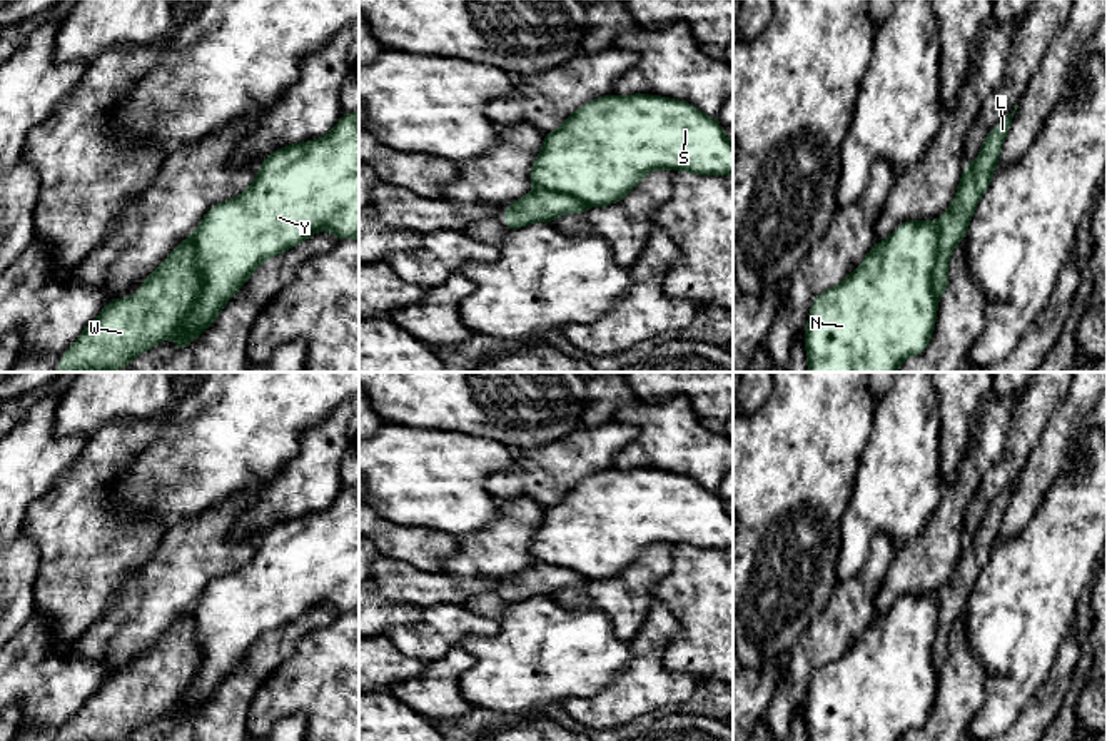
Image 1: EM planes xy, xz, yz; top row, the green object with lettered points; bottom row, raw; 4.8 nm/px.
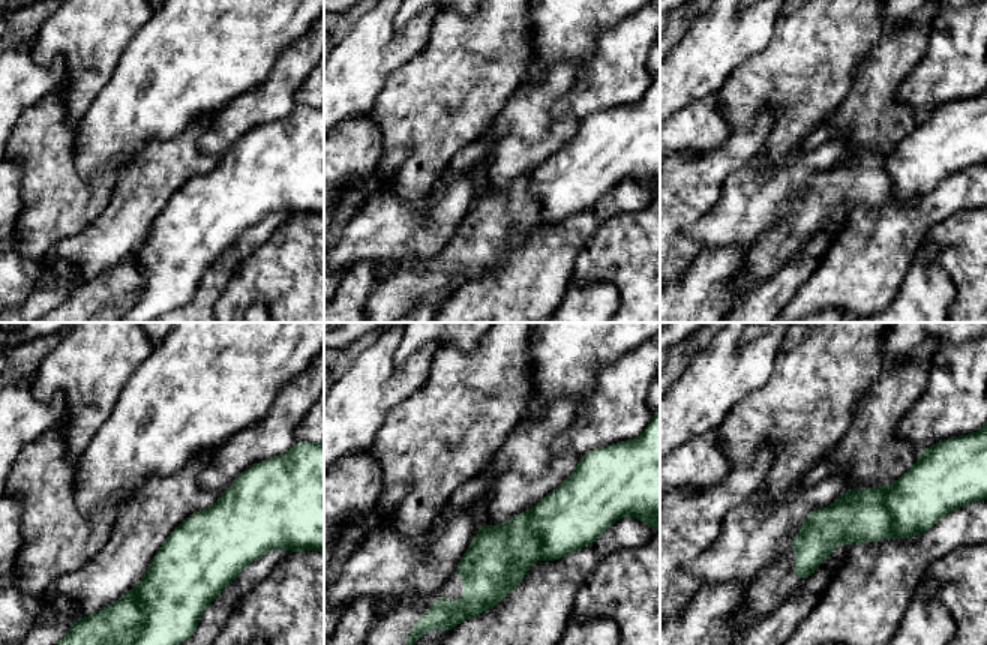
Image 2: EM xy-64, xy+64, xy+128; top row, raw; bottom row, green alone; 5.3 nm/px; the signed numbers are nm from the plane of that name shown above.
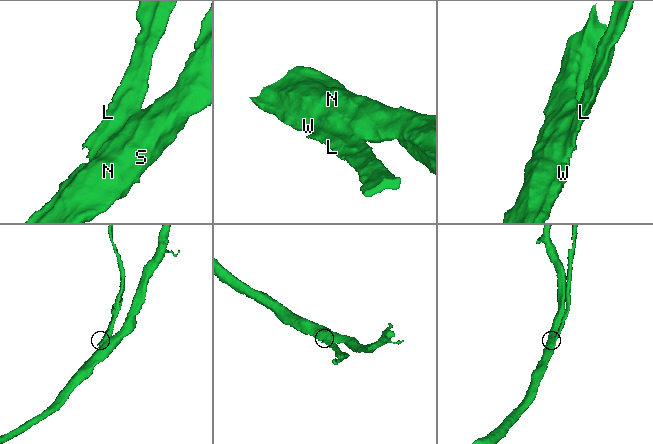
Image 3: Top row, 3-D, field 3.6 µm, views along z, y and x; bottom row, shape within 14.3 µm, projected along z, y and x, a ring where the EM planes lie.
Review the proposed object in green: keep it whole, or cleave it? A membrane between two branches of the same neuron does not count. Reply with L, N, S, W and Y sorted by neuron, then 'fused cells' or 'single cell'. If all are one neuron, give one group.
L W / N S Y | fused cells

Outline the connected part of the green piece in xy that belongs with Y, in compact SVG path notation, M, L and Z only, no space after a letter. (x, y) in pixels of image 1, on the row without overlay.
M359 486L342 487L324 511L274 524L259 537L257 552L235 572L214 579L190 609L200 664L175 704L174 721L185 723L270 631L309 609L329 604L339 614L359 614Z

